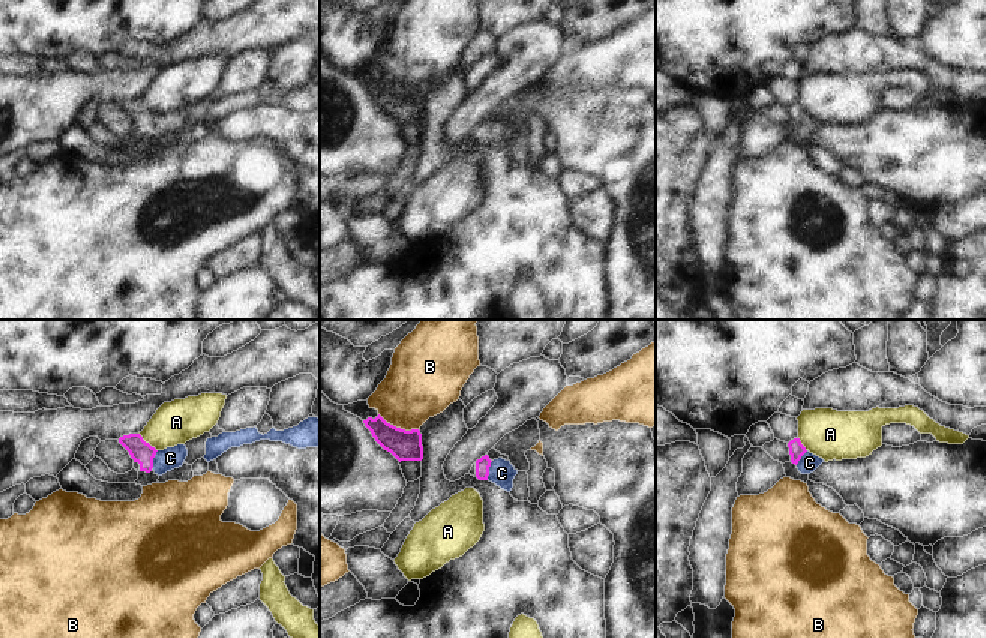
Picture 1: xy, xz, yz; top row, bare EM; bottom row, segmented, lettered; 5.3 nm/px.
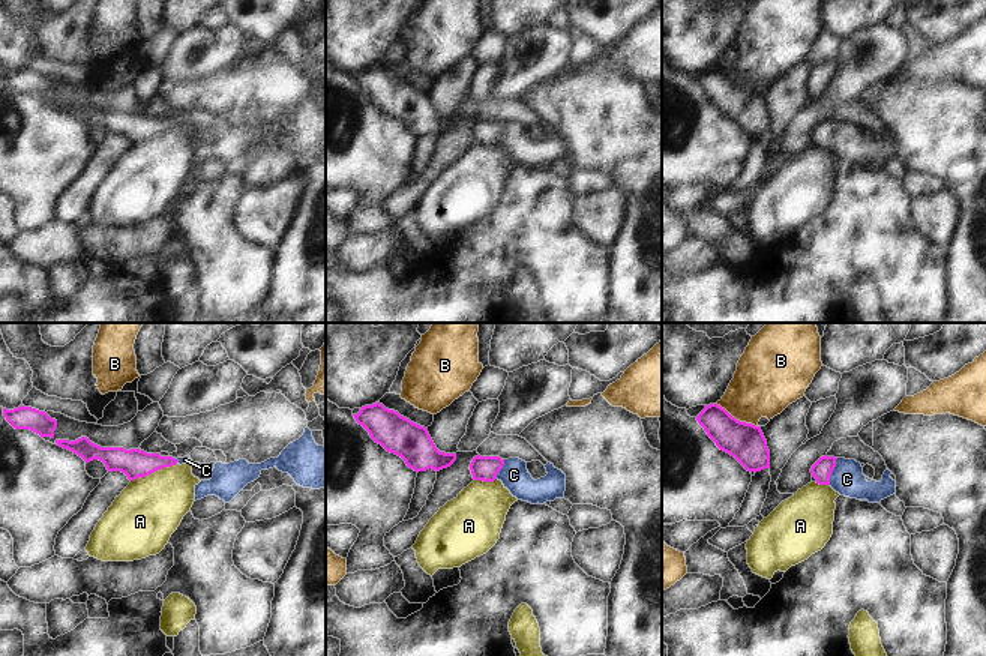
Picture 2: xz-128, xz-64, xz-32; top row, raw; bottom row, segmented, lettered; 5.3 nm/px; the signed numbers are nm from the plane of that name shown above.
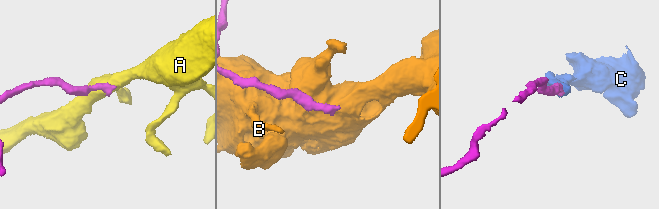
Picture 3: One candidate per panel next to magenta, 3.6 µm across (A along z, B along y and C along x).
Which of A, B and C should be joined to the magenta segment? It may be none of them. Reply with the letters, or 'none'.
C

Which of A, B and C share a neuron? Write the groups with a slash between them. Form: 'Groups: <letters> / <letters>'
Groups: A / B / C.

